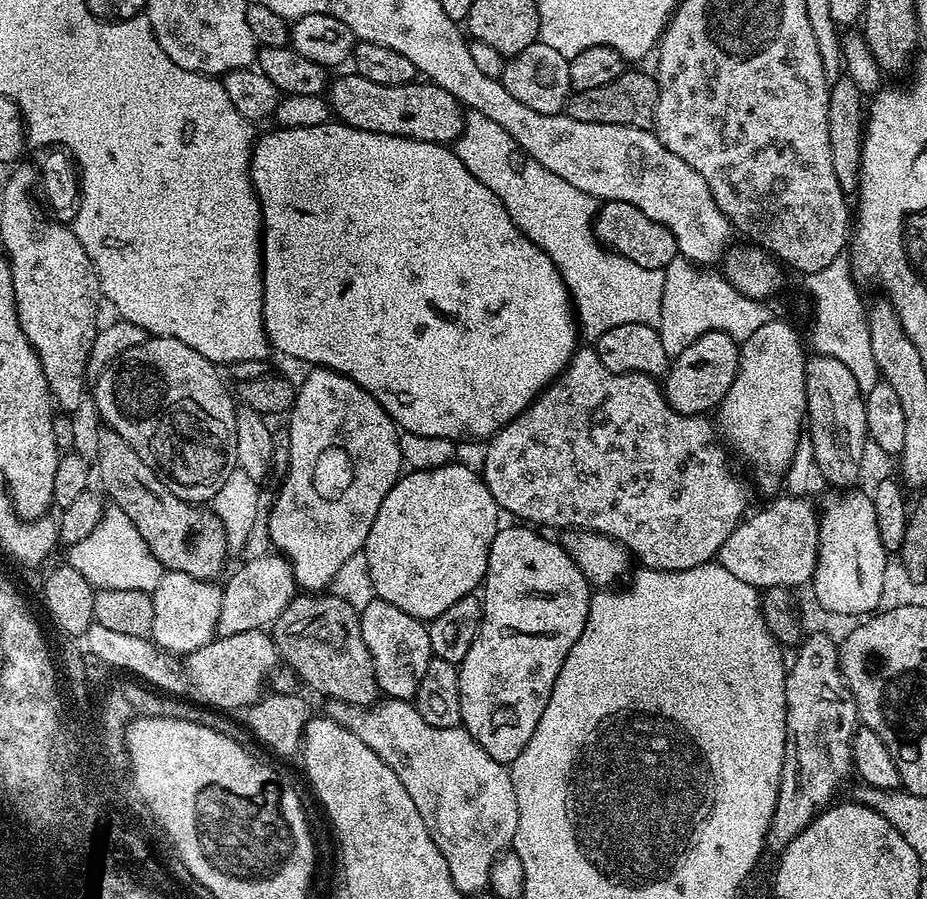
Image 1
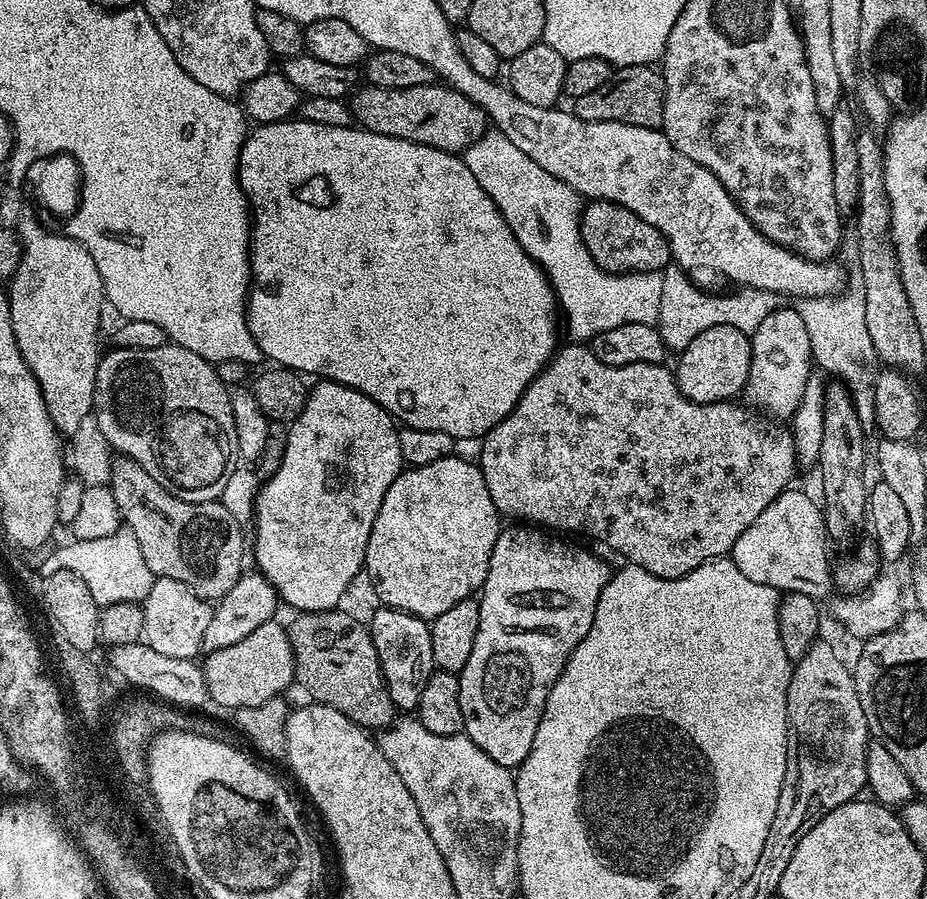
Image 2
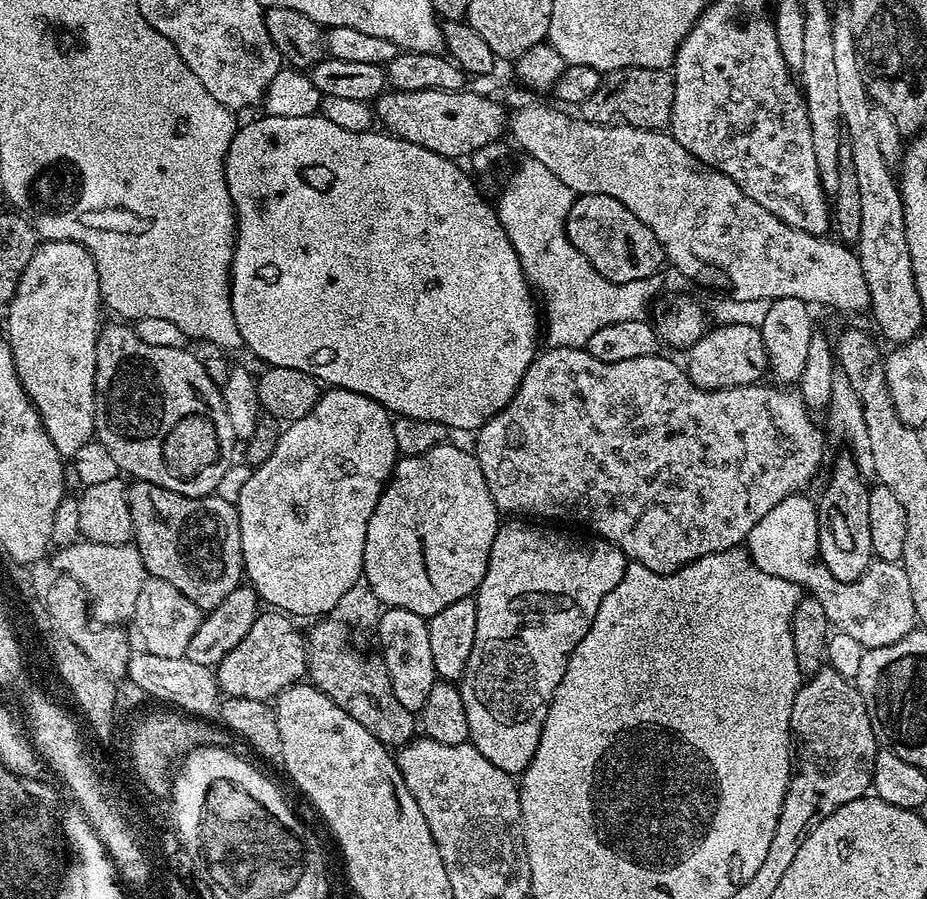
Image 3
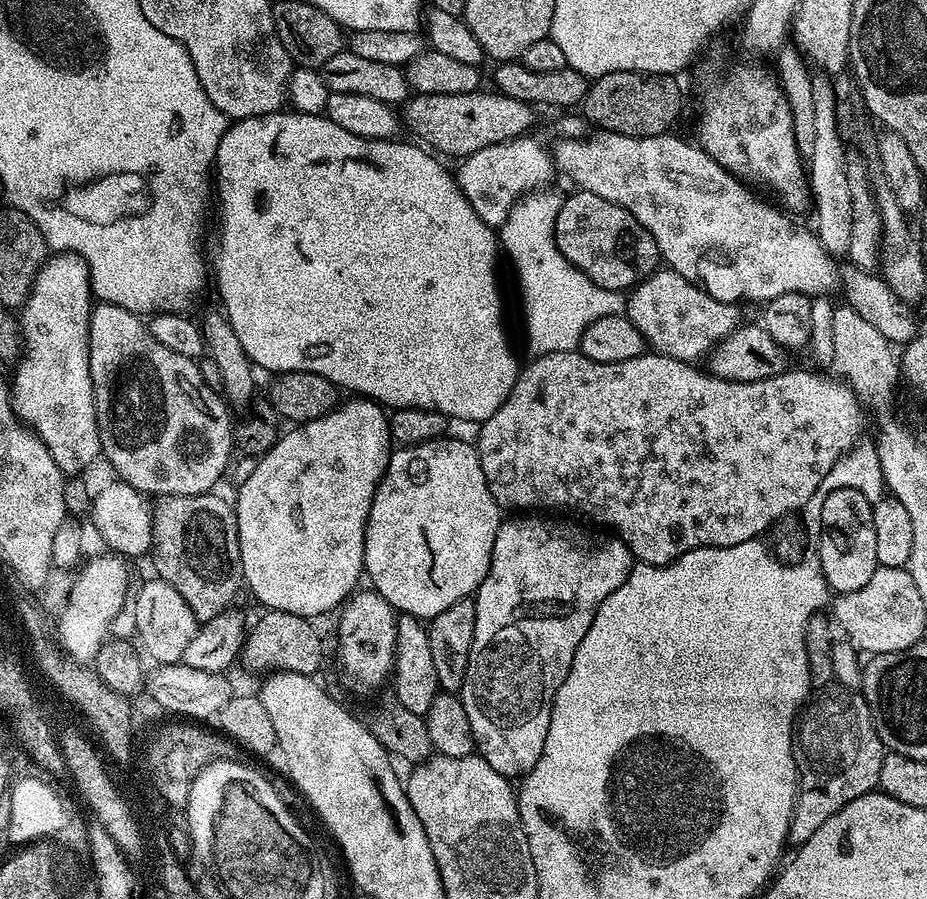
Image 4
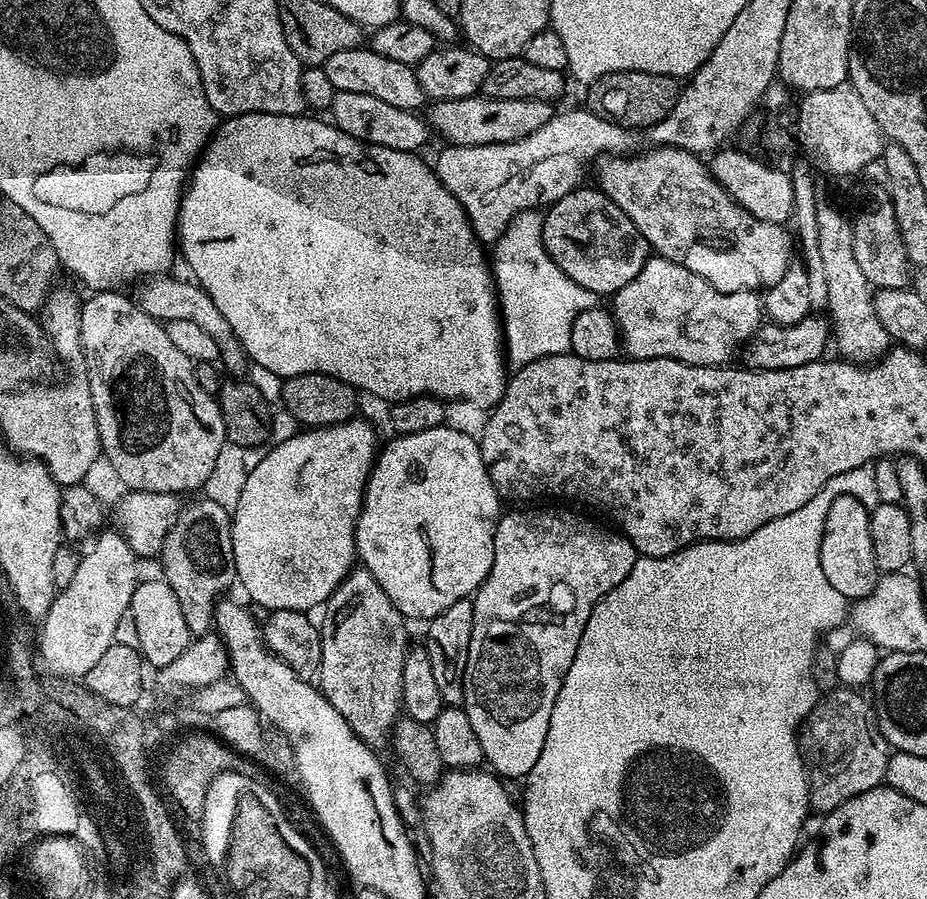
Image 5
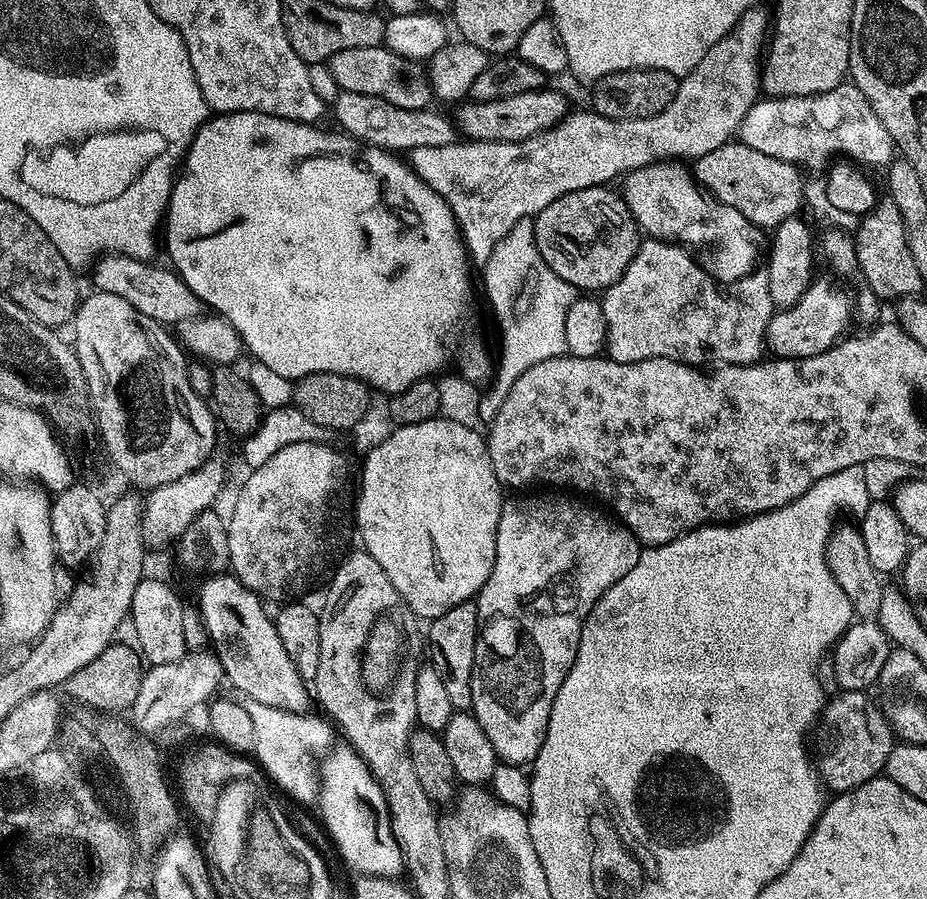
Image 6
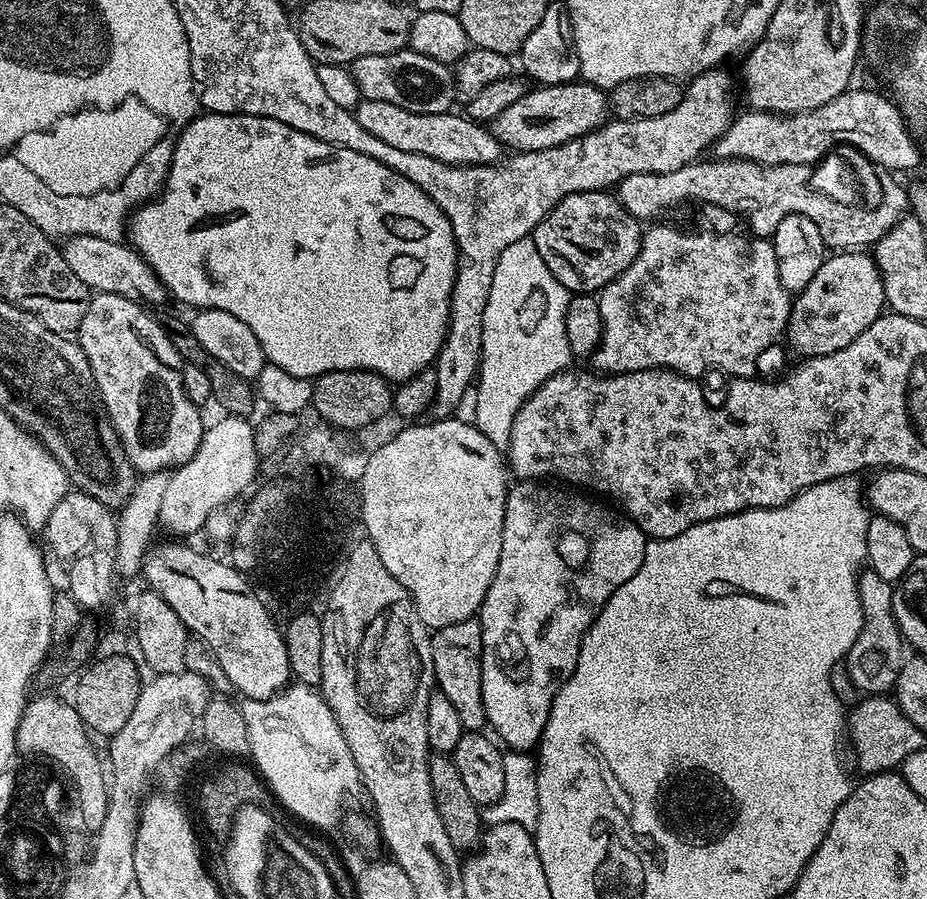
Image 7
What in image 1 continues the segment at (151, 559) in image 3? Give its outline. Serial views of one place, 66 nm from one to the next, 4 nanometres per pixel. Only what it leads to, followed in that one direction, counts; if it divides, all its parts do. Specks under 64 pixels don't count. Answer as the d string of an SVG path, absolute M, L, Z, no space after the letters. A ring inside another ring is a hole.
M107 426L98 434L98 450L94 459L94 472L100 475L100 484L108 491L115 507L130 518L134 530L142 534L142 542L158 558L165 570L190 574L190 578L215 581L216 575L224 568L224 559L230 555L226 530L211 507L190 504L178 498L161 482L134 454L134 450L118 434ZM96 465L96 466L95 466Z

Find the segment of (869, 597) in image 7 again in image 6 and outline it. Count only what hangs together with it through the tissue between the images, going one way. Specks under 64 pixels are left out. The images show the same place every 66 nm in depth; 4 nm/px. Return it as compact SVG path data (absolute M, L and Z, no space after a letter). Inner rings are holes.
M855 527L844 528L837 533L829 541L829 564L832 568L836 581L842 590L846 590L846 598L850 598L855 615L859 617L853 622L848 631L840 637L834 648L834 656L836 652L836 668L840 672L845 672L844 680L848 683L847 687L852 690L868 690L868 687L875 685L880 679L880 675L884 673L884 667L888 661L888 656L894 651L894 645L889 640L888 635L884 632L884 627L880 623L880 607L884 601L884 593L886 585L884 585L885 577L878 571L874 570L874 562L870 562L870 554L866 550L866 542L860 537L859 531Z

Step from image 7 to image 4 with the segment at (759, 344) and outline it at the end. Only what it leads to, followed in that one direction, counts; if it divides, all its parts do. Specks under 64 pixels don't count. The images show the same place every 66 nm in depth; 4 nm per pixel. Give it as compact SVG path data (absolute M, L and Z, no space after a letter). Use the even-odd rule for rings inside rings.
M657 270L646 280L640 281L631 289L626 300L626 315L632 325L644 335L645 345L653 353L669 356L675 360L700 362L707 357L716 345L722 343L728 335L742 323L739 307L736 304L727 304L714 298L706 289L692 280L682 278L677 272L671 270Z

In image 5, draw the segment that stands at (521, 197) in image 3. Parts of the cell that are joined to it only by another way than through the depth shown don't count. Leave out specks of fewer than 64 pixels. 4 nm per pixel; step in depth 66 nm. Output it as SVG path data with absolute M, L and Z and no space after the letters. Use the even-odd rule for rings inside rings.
M539 211L519 212L508 223L490 252L490 267L496 285L498 312L502 317L502 344L513 369L547 356L571 353L570 330L582 310L597 307L595 292L574 282L552 261L544 245L544 218Z

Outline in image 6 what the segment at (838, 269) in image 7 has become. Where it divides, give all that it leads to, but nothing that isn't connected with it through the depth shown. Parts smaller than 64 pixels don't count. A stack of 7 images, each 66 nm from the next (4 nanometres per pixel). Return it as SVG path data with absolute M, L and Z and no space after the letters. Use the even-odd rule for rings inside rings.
M813 279L806 294L793 308L777 311L773 315L766 337L767 351L772 351L773 357L782 360L814 358L816 354L822 354L840 343L849 331L847 328L851 320L854 320L853 297L847 296L838 285L828 280Z

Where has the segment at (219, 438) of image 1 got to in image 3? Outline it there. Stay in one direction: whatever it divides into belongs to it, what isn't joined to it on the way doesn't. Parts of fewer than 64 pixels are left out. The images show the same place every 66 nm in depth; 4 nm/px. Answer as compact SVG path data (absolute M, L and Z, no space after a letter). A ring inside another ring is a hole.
M116 322L120 324L108 324L105 323L100 330L100 337L98 338L98 342L96 343L96 430L94 433L95 439L100 441L102 446L106 448L110 457L114 458L114 462L117 463L119 471L121 473L129 472L132 475L131 479L133 481L137 480L145 480L146 482L150 482L154 486L162 486L166 490L174 490L178 494L182 494L183 496L210 496L213 495L219 489L220 483L222 482L222 478L226 474L226 470L230 470L234 463L234 457L232 455L236 452L236 447L238 447L238 441L236 439L236 435L234 434L234 429L230 426L230 414L226 414L226 406L224 405L224 399L222 398L222 394L220 393L221 387L215 385L214 382L210 380L210 375L207 374L204 369L204 360L201 357L196 357L194 353L188 352L189 349L187 347L183 348L171 348L170 346L146 346L146 342L142 342L142 338L138 338L138 334L136 333L135 327L129 326L124 322Z

